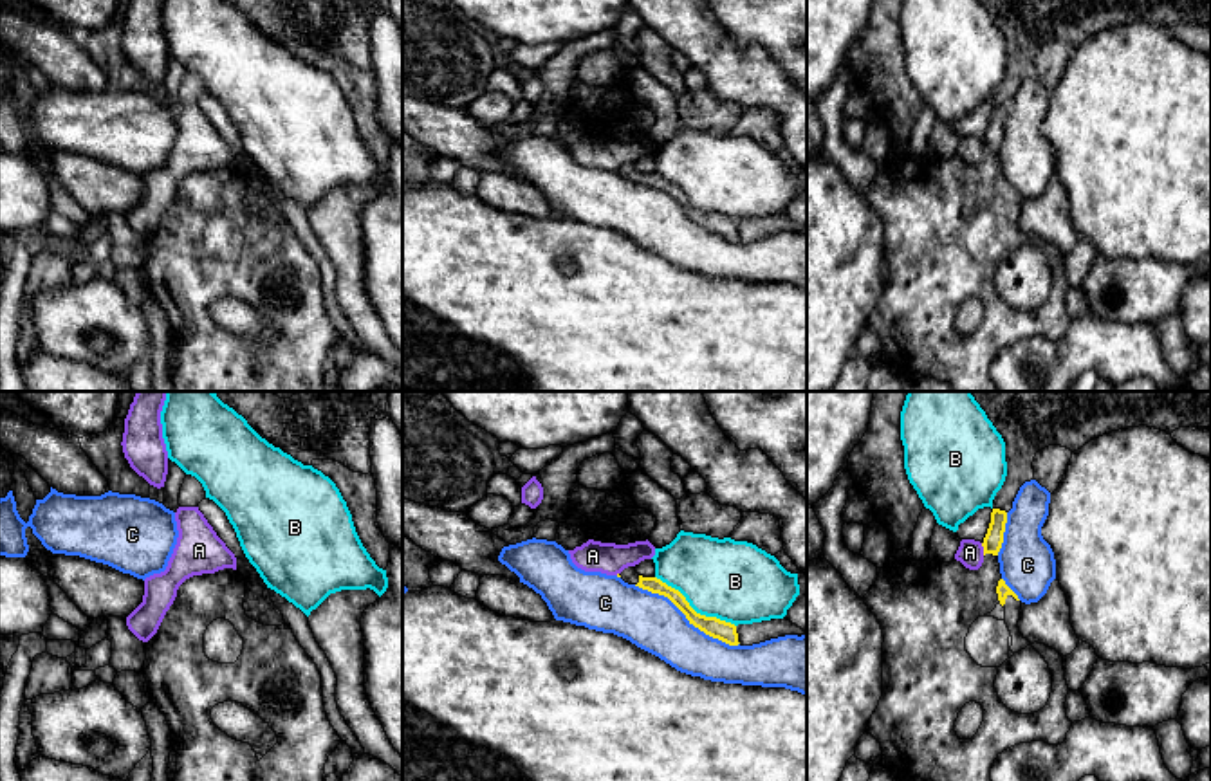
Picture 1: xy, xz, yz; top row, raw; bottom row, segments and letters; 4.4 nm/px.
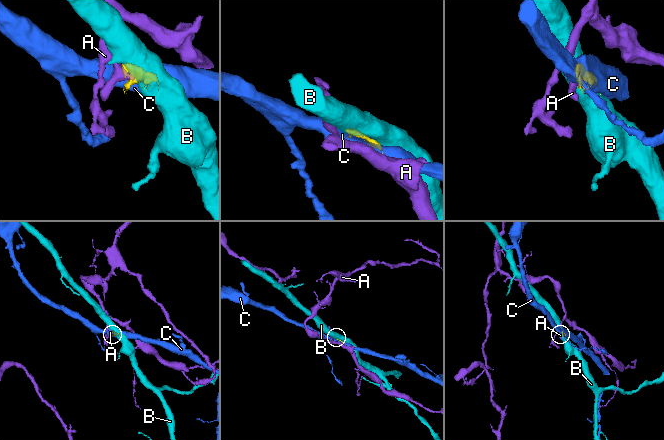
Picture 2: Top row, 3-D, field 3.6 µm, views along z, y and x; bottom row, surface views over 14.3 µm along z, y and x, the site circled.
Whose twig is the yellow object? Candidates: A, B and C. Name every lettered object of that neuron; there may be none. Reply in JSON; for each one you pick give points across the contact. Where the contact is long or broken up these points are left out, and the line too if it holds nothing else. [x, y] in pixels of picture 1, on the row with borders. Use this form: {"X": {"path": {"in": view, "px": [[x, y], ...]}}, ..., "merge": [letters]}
{"merge": []}

